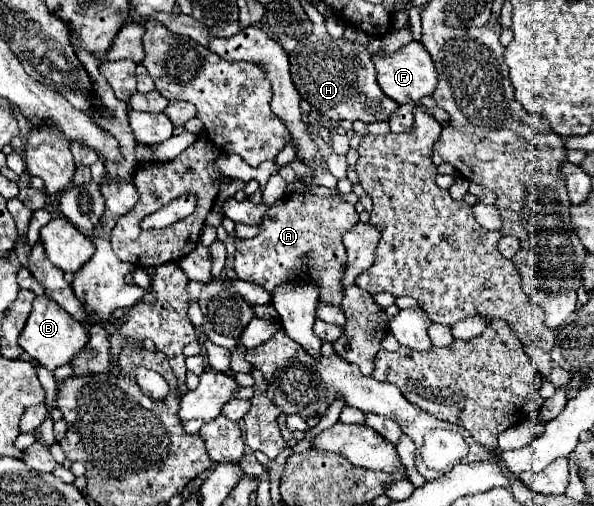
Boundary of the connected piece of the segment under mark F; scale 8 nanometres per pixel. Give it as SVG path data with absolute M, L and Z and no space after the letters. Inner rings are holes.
M412 40L410 44L398 48L392 54L384 54L378 52L372 56L372 62L376 66L378 78L380 78L380 88L384 90L384 94L392 100L396 100L398 104L406 104L406 102L420 102L422 96L430 96L438 84L438 74L434 68L434 62L430 58L430 54L422 48L420 42Z

